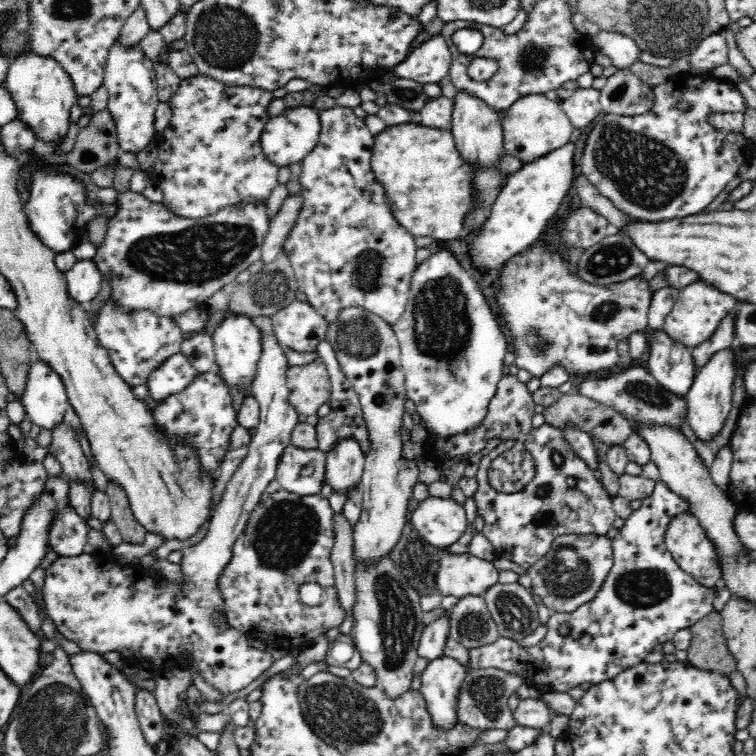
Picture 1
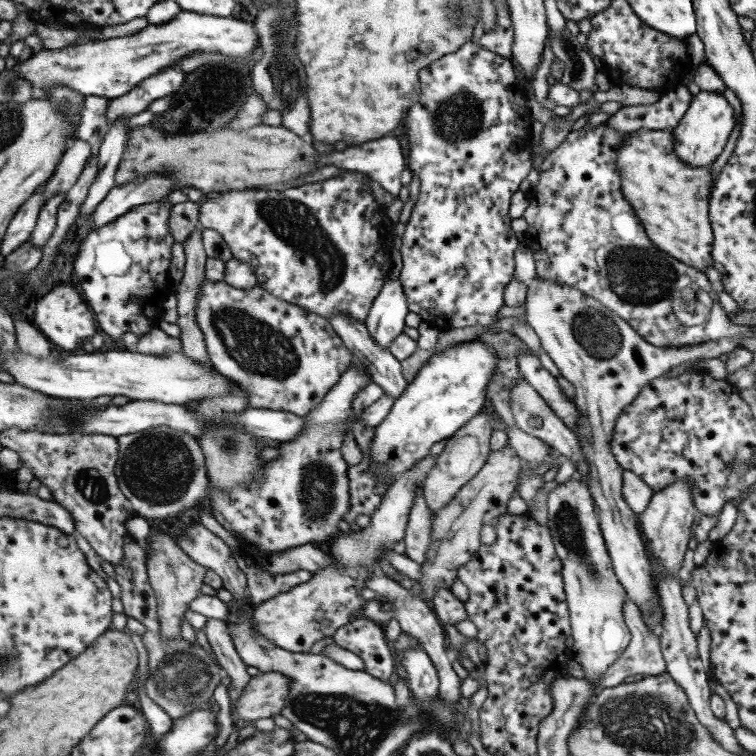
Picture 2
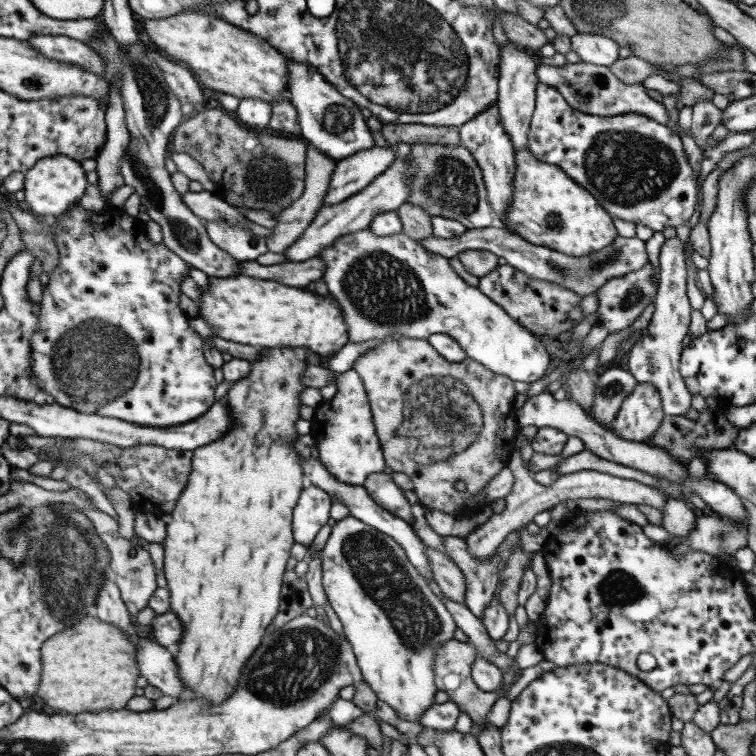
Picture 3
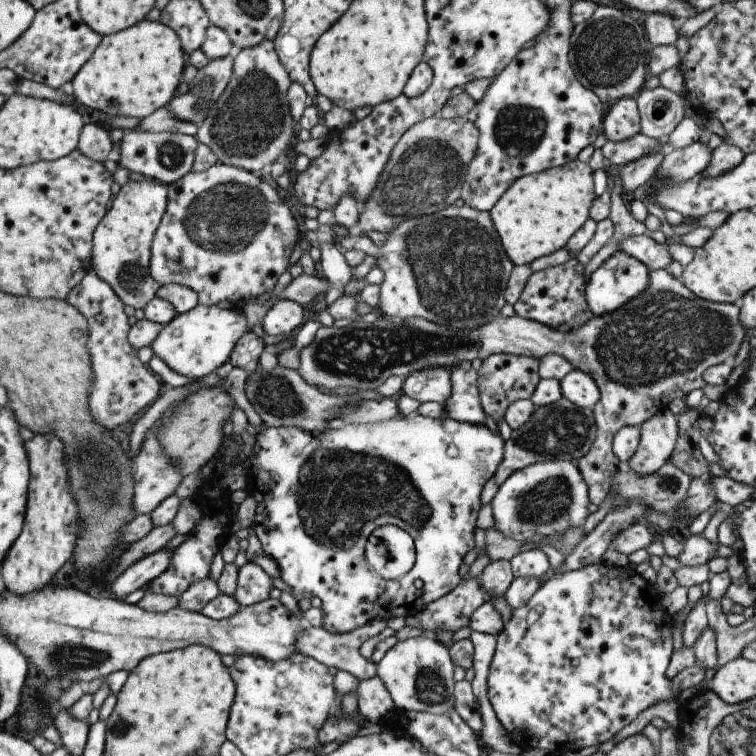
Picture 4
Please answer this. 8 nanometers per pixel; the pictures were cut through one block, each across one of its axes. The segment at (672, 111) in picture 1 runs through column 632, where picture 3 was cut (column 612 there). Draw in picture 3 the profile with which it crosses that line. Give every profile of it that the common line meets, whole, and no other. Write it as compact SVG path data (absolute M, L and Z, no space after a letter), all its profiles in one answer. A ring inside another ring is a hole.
M538 83L534 90L534 111L530 116L525 148L541 162L549 162L563 170L573 182L587 190L612 219L621 218L634 225L642 224L653 231L661 231L666 226L675 228L683 224L695 210L699 192L697 175L685 157L679 134L644 114L583 114L571 108L558 90Z

